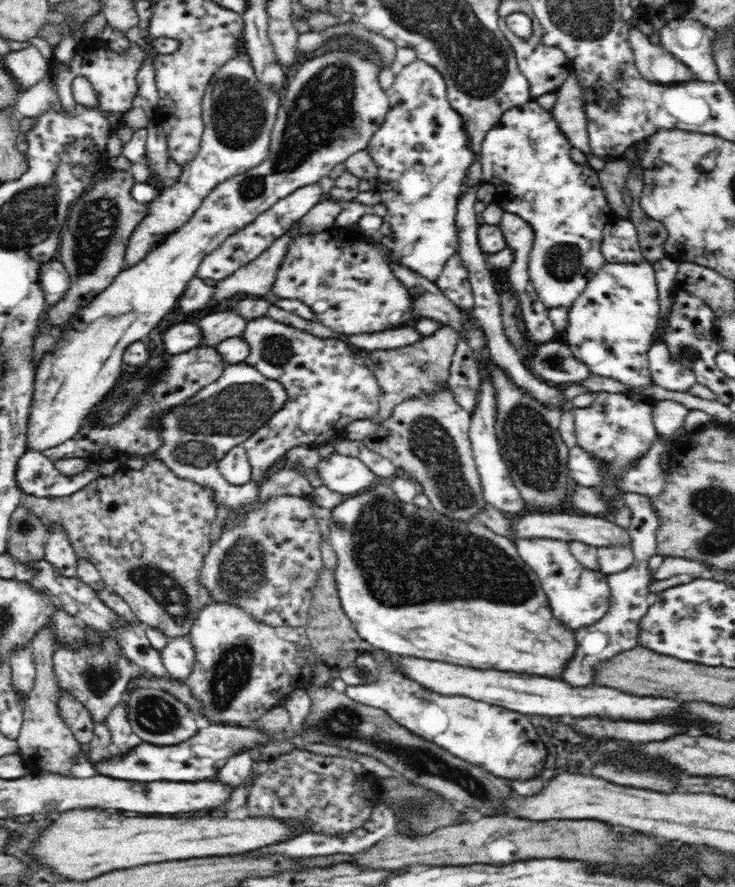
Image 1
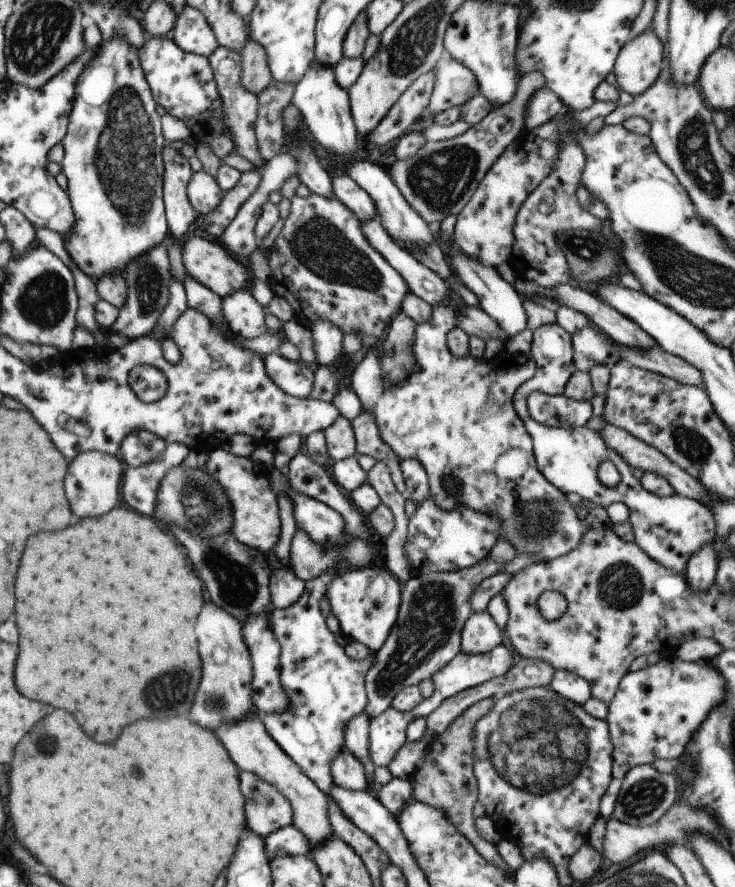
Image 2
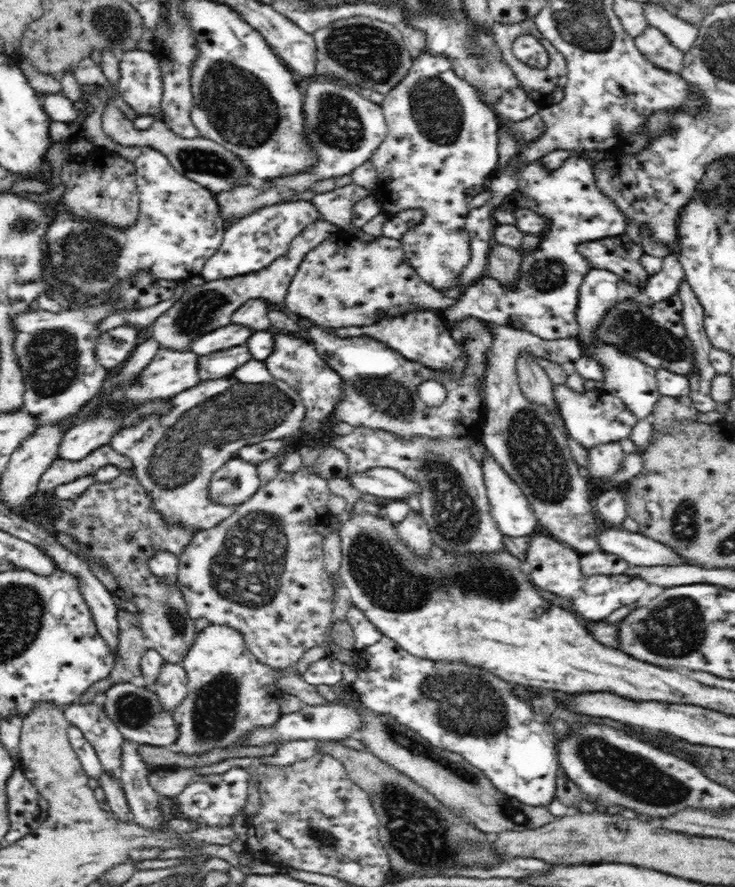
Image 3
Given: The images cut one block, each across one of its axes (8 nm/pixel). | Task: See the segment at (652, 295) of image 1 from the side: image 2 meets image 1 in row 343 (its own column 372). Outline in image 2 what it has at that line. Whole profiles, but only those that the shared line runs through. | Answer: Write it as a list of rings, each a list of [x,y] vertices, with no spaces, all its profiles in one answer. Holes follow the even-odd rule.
[[[379,564],[359,570],[343,570],[336,574],[325,590],[331,615],[339,623],[339,633],[345,640],[359,642],[373,653],[381,648],[395,624],[400,596],[401,583],[387,568]]]

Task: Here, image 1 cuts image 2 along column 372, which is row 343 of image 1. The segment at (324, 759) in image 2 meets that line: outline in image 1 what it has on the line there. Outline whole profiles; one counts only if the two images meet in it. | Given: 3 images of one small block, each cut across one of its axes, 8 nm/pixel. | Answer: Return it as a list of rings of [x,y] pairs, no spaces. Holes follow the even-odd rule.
[[[653,342],[648,352],[649,370],[654,384],[668,391],[689,393],[696,386],[696,375],[673,360],[666,343]]]

